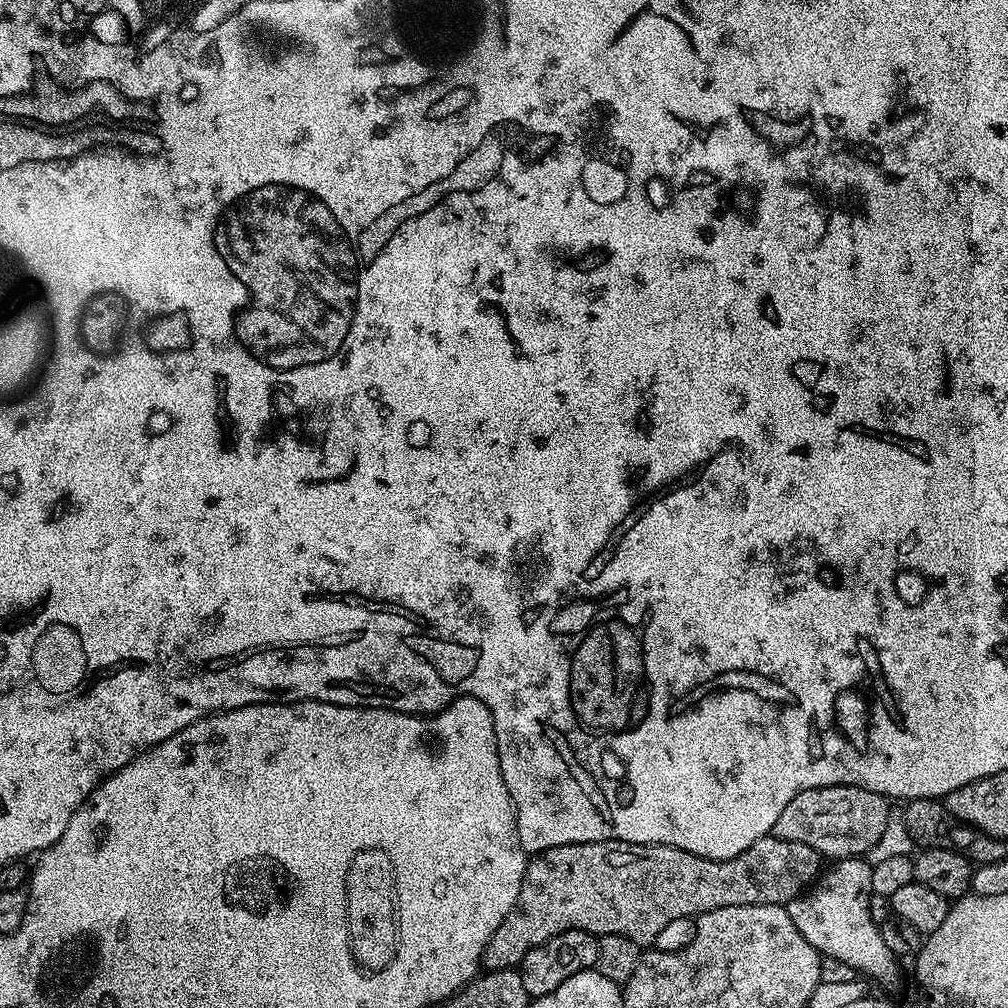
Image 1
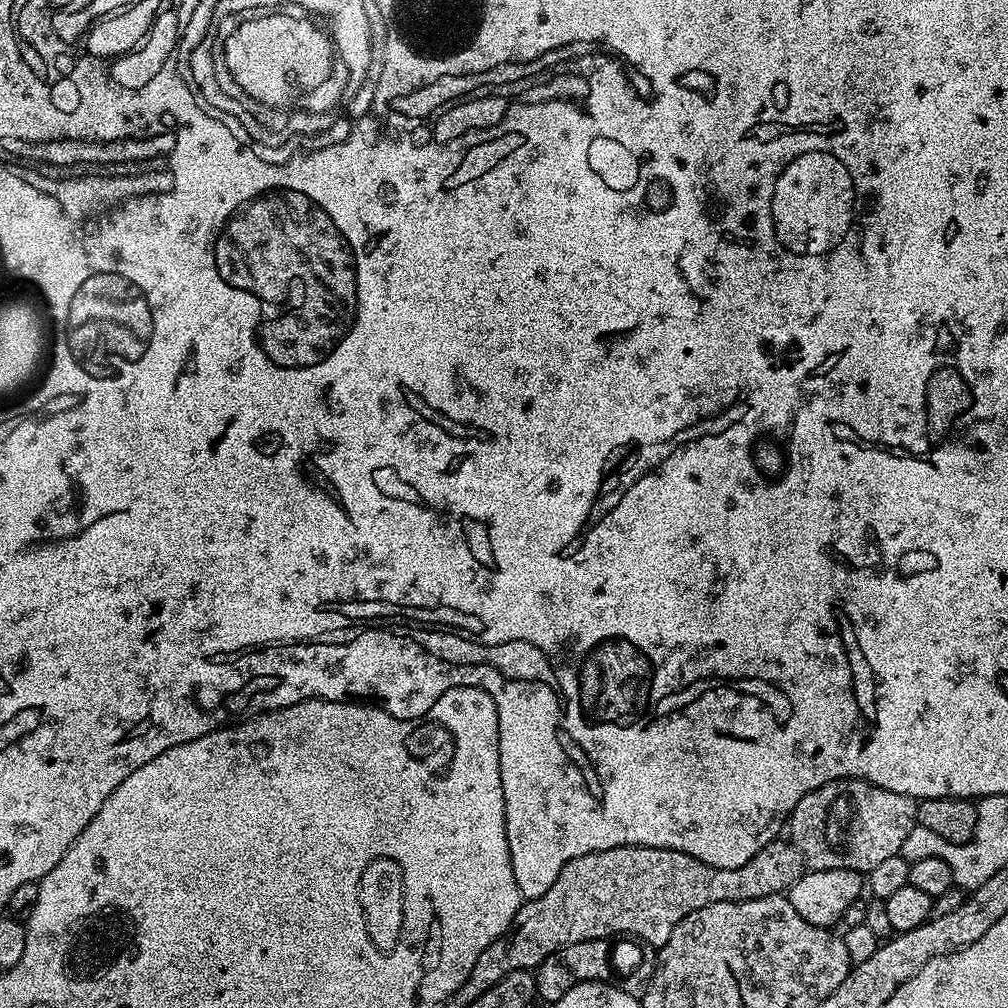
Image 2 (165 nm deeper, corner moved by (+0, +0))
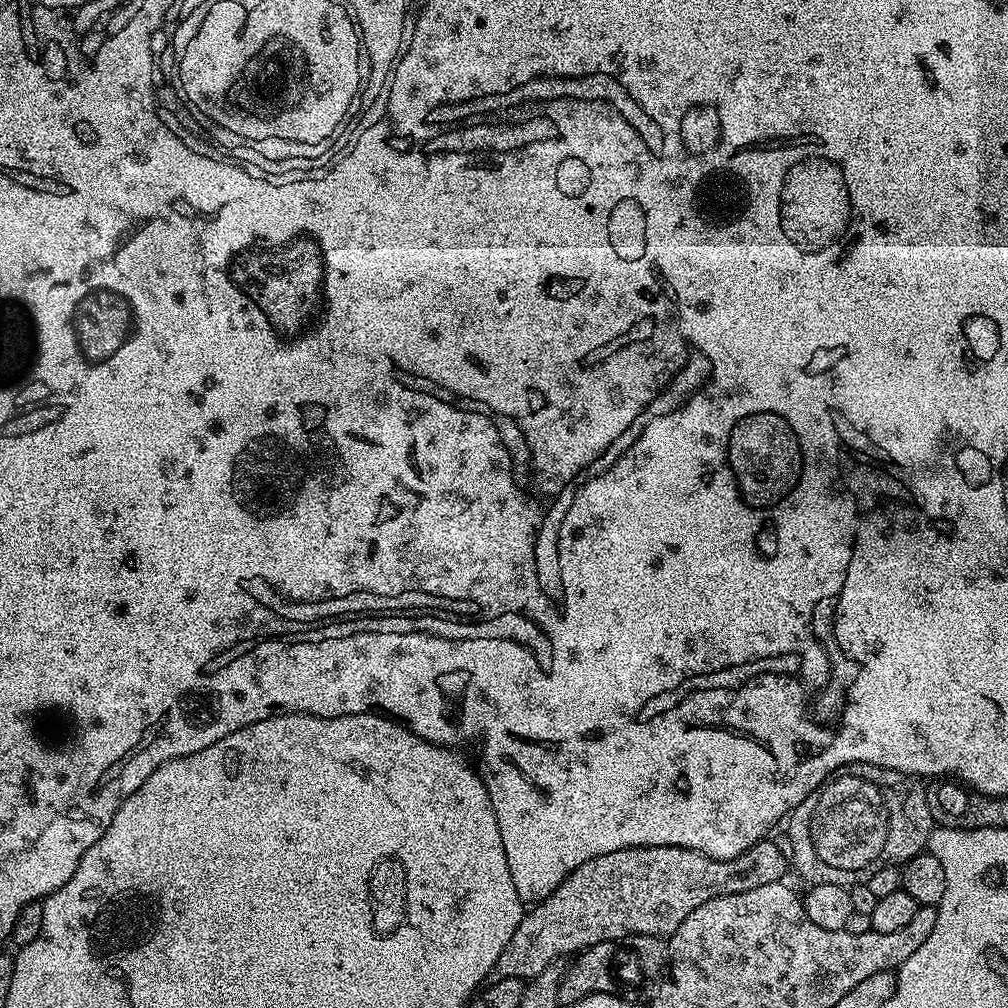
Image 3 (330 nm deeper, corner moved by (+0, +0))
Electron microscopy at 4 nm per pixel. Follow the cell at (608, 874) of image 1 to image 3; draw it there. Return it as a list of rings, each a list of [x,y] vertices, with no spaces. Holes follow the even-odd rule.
[[[772,838],[760,840],[750,850],[738,854],[738,858],[719,860],[710,858],[701,852],[686,850],[678,846],[646,846],[645,848],[627,848],[614,850],[614,854],[602,854],[598,858],[590,858],[590,862],[582,862],[578,870],[574,870],[542,901],[533,903],[525,911],[518,922],[518,930],[514,930],[514,938],[506,942],[506,950],[498,958],[494,972],[497,977],[518,978],[525,982],[534,979],[546,966],[557,963],[559,956],[571,957],[598,942],[627,941],[634,936],[671,937],[673,932],[702,906],[702,902],[710,902],[710,898],[718,898],[726,894],[742,894],[746,890],[755,890],[758,886],[770,886],[781,883],[784,875],[790,872],[790,860],[785,849],[772,841]]]

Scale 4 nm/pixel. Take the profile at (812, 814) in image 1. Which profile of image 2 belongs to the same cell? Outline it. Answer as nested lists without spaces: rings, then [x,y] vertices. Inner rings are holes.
[[[831,780],[818,790],[806,794],[794,806],[790,817],[790,843],[802,854],[805,865],[811,871],[818,870],[854,870],[866,874],[874,870],[885,858],[894,858],[900,855],[902,842],[906,834],[915,828],[917,801],[906,794],[894,794],[894,790],[882,790],[865,780]]]

